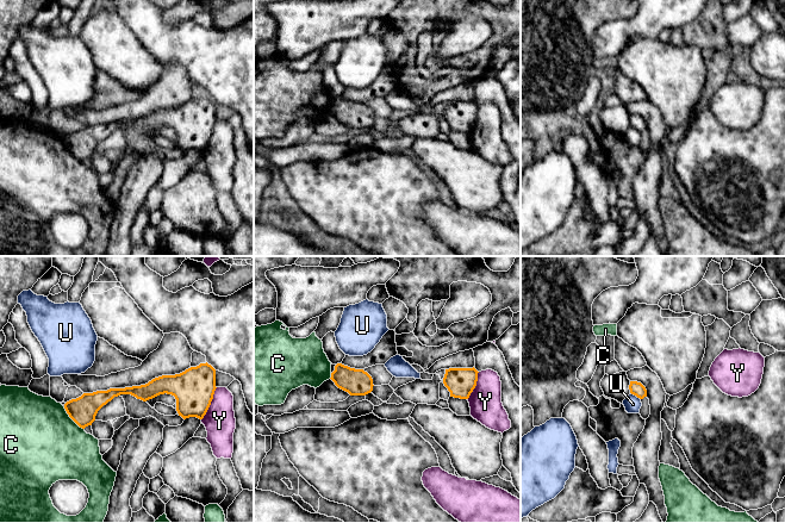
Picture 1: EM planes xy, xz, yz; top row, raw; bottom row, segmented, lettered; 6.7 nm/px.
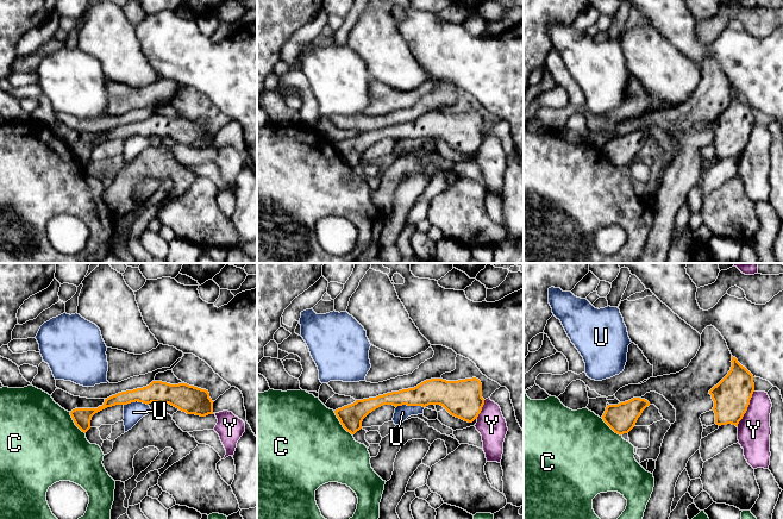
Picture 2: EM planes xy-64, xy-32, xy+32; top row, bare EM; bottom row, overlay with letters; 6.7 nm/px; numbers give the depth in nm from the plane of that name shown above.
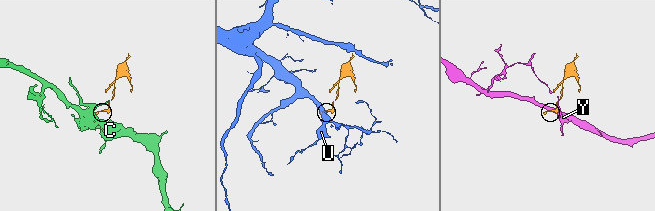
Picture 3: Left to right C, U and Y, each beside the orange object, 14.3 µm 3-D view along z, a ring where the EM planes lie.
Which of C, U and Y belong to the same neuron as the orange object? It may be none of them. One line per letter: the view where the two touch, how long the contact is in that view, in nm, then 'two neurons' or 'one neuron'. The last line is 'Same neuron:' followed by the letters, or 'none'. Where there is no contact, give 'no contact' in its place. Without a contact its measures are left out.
C: meets orange in xy; contact 220 nm long; two neurons
U: meets orange in yz; contact 90 nm long; two neurons
Y: meets orange in xy; contact 240 nm long; two neurons
Same neuron: none

